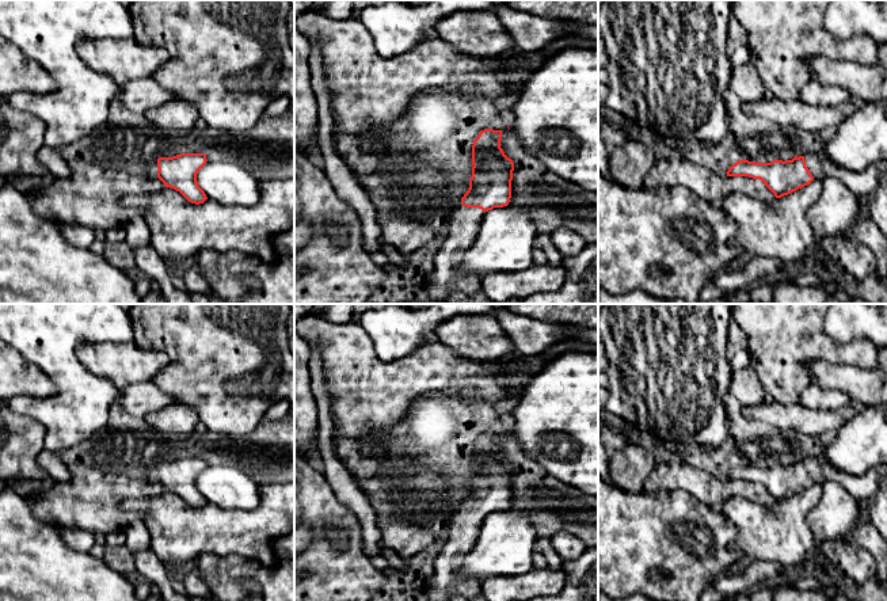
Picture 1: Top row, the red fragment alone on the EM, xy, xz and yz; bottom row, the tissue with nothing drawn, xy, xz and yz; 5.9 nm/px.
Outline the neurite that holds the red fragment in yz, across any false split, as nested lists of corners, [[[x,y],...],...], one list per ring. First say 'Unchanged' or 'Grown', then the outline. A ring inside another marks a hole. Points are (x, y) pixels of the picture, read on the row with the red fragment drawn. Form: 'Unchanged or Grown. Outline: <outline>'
Grown. Outline: [[[806,153],[785,161],[777,159],[770,163],[738,160],[726,174],[727,176],[760,179],[776,198],[788,195],[814,179],[825,183],[827,178],[835,178],[860,198],[875,194],[880,176],[887,175],[887,161],[873,163],[861,172],[850,172],[833,164],[821,153]]]

